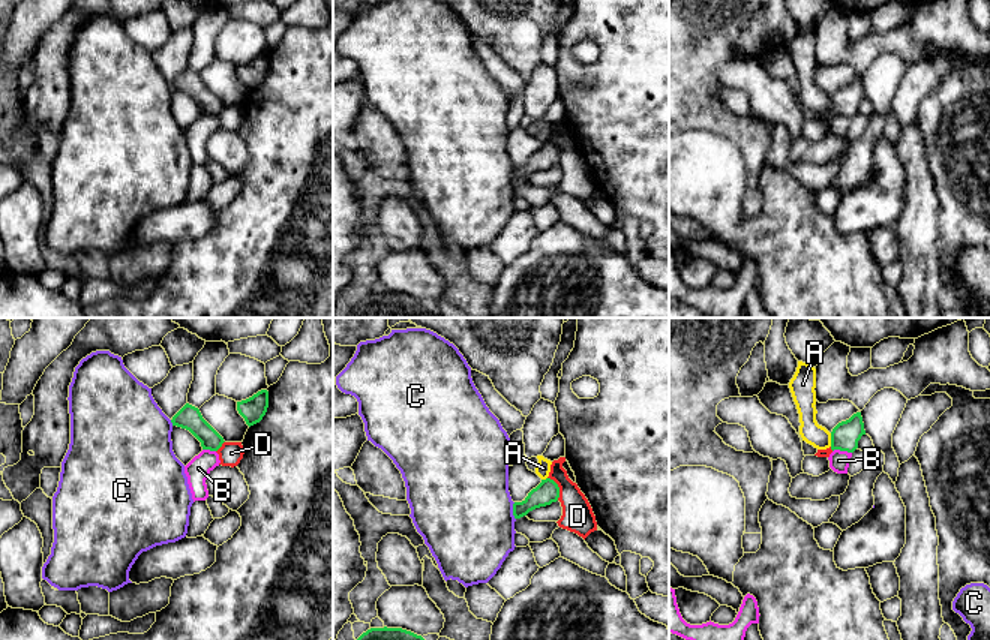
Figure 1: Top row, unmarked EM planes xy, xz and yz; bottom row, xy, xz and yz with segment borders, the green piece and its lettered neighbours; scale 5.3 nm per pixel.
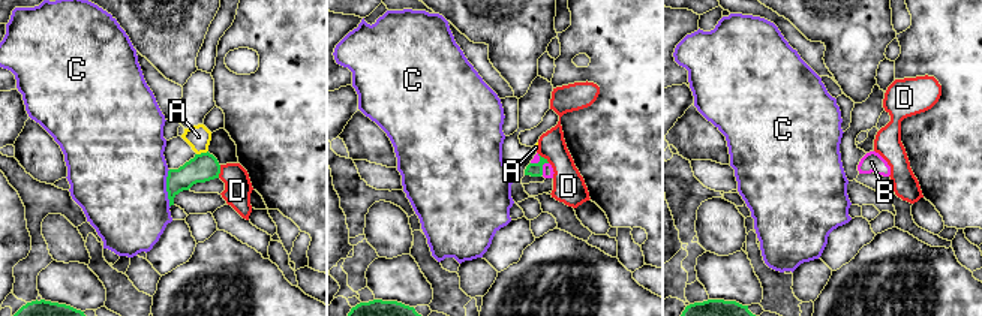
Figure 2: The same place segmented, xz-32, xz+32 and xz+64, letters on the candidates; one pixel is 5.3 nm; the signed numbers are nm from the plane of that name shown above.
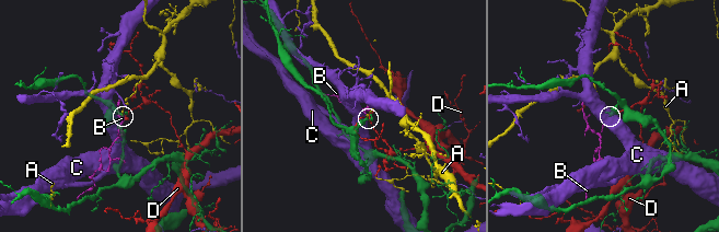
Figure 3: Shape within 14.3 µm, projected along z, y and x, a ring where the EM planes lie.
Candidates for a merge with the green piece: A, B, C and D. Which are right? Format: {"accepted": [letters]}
{"accepted": []}

